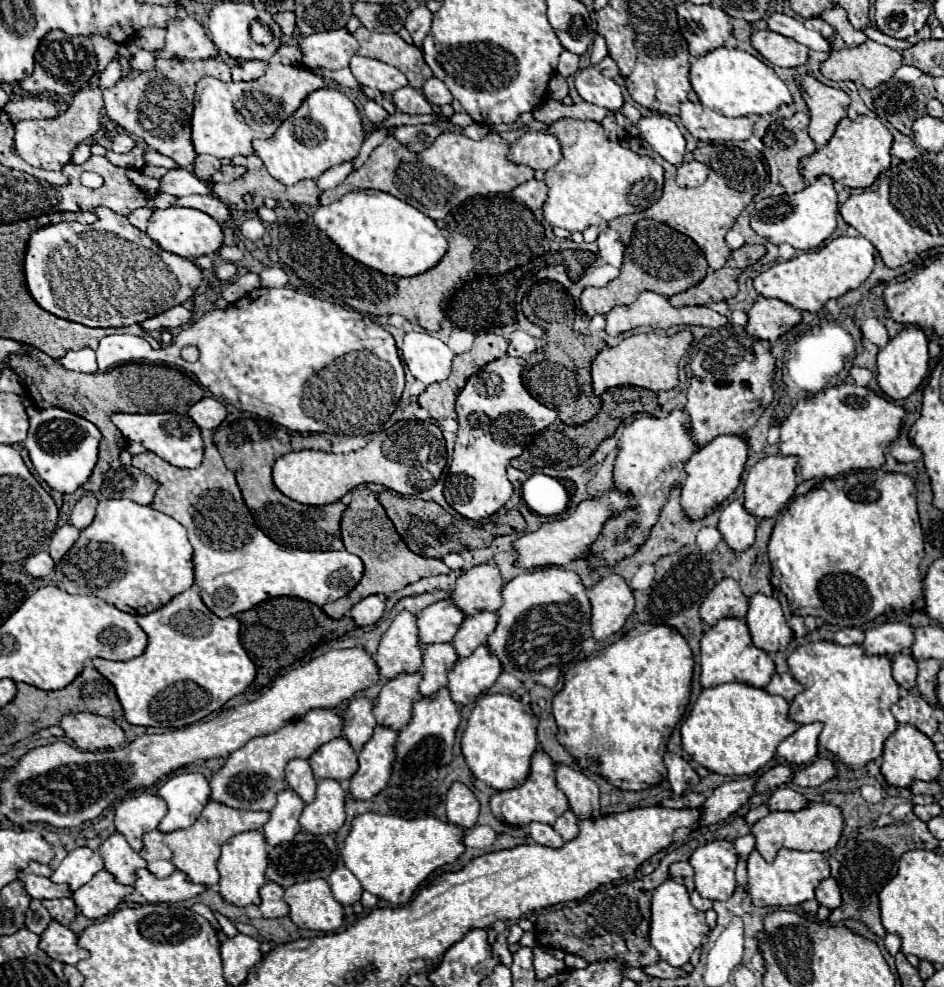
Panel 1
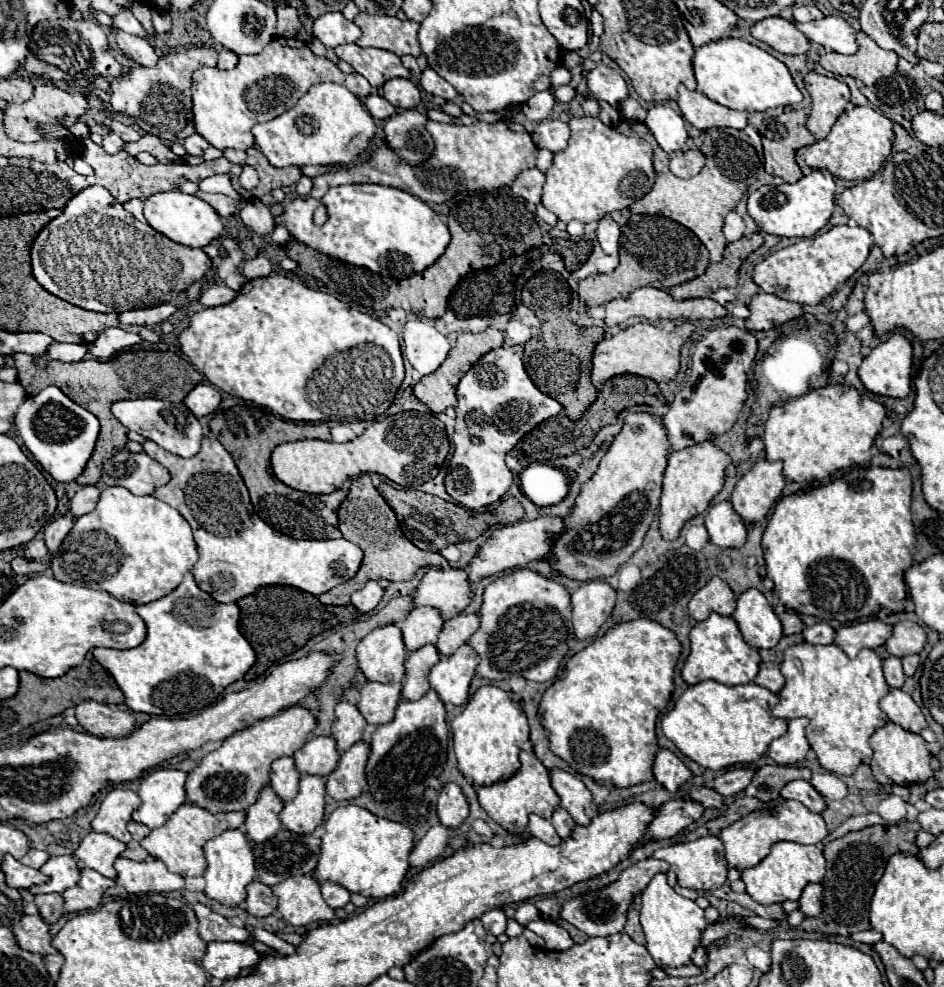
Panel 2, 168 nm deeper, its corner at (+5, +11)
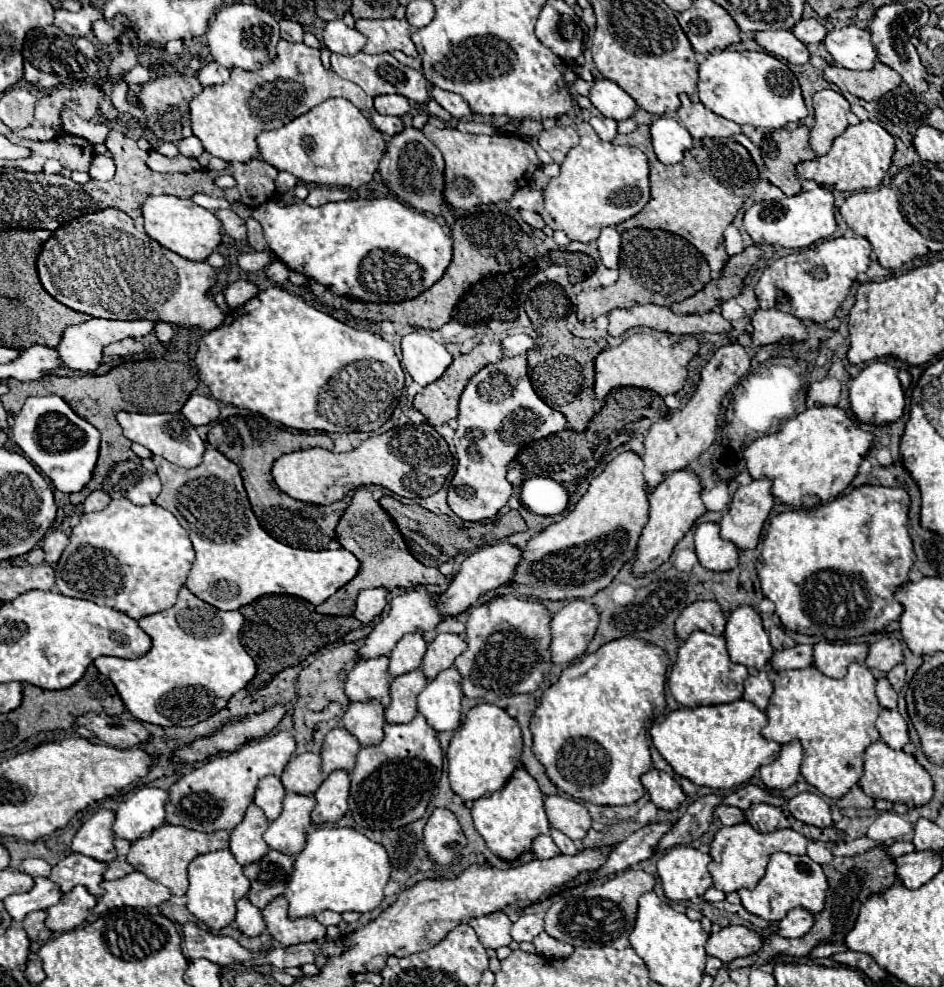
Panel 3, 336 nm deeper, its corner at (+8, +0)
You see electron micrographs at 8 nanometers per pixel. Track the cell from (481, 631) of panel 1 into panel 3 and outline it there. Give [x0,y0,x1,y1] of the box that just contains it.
[423,634,467,680]

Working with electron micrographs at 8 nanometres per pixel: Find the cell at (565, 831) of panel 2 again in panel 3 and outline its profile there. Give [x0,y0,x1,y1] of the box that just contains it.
[551,830,579,854]

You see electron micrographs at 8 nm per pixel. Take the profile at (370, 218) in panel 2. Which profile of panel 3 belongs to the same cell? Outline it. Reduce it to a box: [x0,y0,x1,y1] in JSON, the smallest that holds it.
[253,198,451,302]

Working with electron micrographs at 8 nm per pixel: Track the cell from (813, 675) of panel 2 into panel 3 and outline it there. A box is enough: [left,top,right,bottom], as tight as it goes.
[761,664,881,798]

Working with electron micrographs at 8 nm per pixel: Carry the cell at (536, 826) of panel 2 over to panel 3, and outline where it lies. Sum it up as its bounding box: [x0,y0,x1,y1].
[533,836,559,858]

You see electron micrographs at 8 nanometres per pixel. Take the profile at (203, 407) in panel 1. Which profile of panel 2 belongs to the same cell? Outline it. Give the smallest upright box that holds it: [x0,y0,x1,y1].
[184,383,220,417]

